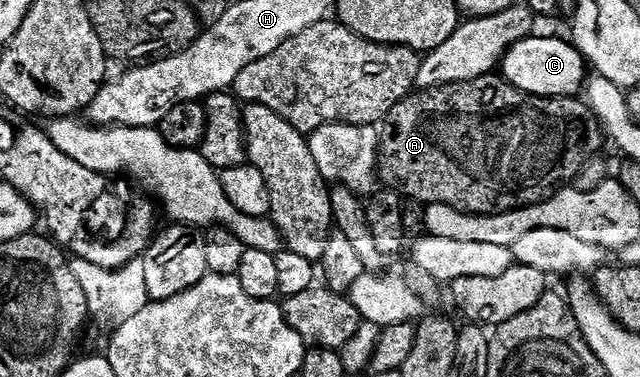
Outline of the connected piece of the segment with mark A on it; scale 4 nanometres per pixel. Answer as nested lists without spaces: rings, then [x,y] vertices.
[[[491,73],[484,77],[476,77],[472,81],[460,81],[443,87],[427,87],[417,93],[411,93],[400,100],[386,114],[385,126],[381,128],[378,140],[378,177],[387,188],[393,189],[407,200],[423,205],[443,203],[457,211],[469,215],[502,215],[505,211],[519,211],[522,207],[530,207],[534,203],[543,203],[558,194],[567,185],[573,184],[576,173],[584,164],[599,154],[604,143],[604,132],[593,111],[581,98],[550,98],[534,96],[522,92],[504,79],[501,74]]]

